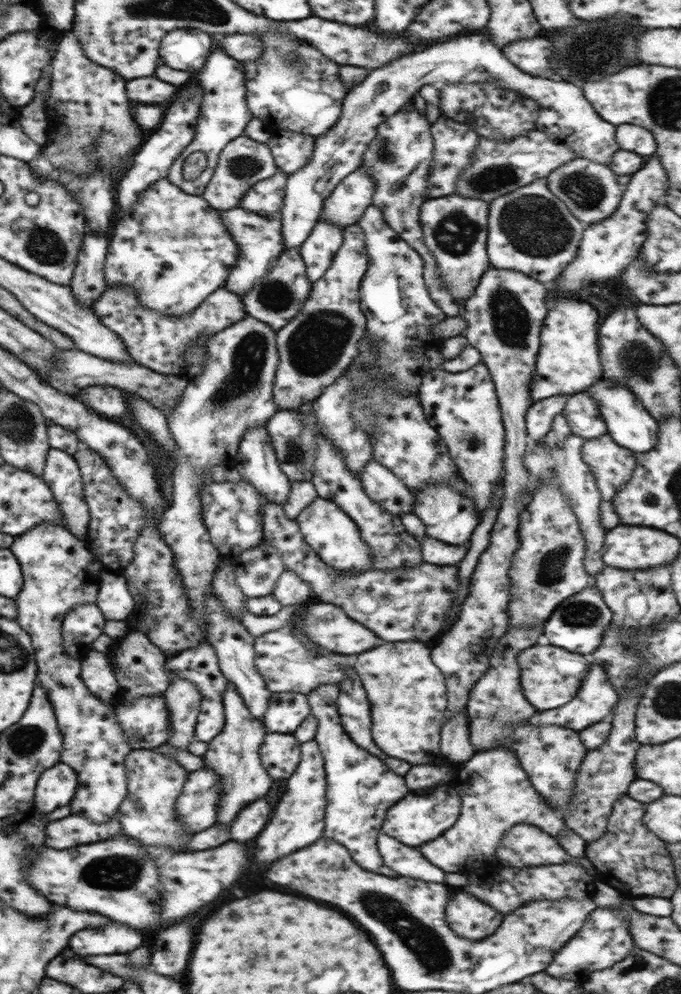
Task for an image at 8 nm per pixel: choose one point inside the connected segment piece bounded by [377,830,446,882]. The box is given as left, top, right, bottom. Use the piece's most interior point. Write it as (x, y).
(395, 855)

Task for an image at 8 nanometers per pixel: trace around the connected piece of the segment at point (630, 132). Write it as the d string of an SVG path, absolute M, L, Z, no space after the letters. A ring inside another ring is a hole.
M618 125L615 139L622 150L628 150L640 156L650 156L657 152L657 142L649 130L636 125Z

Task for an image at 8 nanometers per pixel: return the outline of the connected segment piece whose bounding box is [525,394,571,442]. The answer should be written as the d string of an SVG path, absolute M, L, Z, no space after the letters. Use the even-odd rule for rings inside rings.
M571 394L552 396L540 399L530 406L525 417L526 433L530 442L542 442L550 432L554 417L563 414Z

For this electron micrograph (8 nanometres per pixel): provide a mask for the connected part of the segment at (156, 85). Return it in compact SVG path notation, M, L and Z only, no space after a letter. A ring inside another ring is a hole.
M155 76L134 78L127 81L127 84L128 98L144 102L145 105L166 102L181 91L174 85L168 84Z

